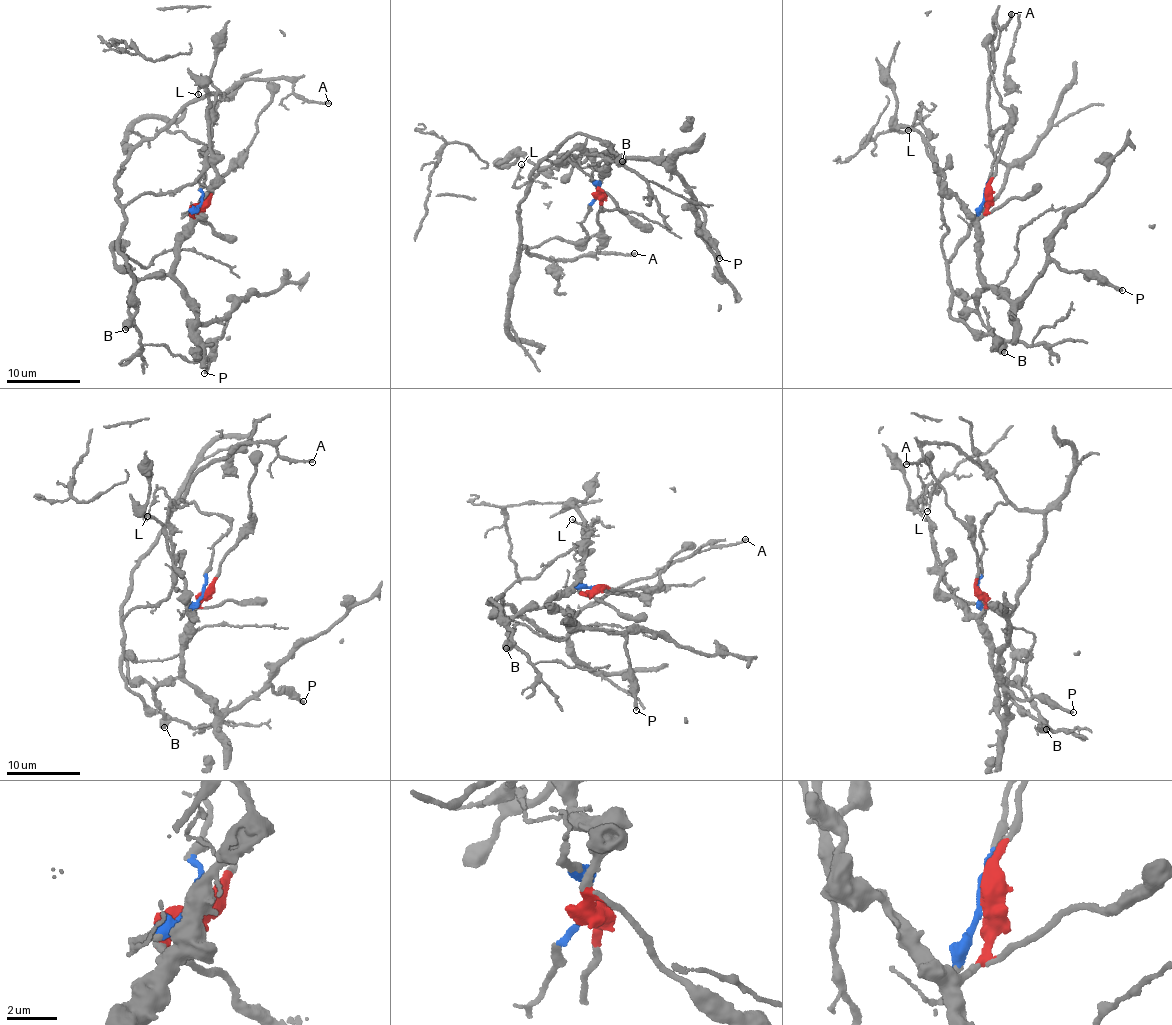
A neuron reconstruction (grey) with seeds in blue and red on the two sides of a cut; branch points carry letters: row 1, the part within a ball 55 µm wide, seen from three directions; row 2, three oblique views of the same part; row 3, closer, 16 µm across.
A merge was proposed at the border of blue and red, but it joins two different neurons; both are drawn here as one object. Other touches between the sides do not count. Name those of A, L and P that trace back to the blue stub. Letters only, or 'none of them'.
A, L

